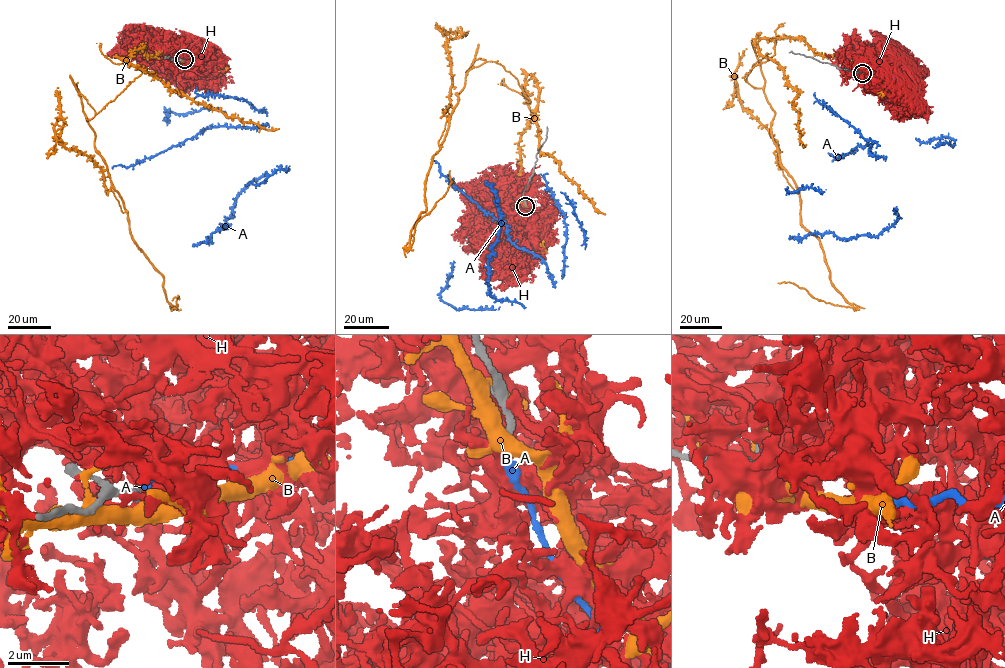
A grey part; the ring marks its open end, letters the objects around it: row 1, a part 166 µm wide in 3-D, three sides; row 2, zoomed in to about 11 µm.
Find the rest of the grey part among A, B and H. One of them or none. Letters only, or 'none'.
A

